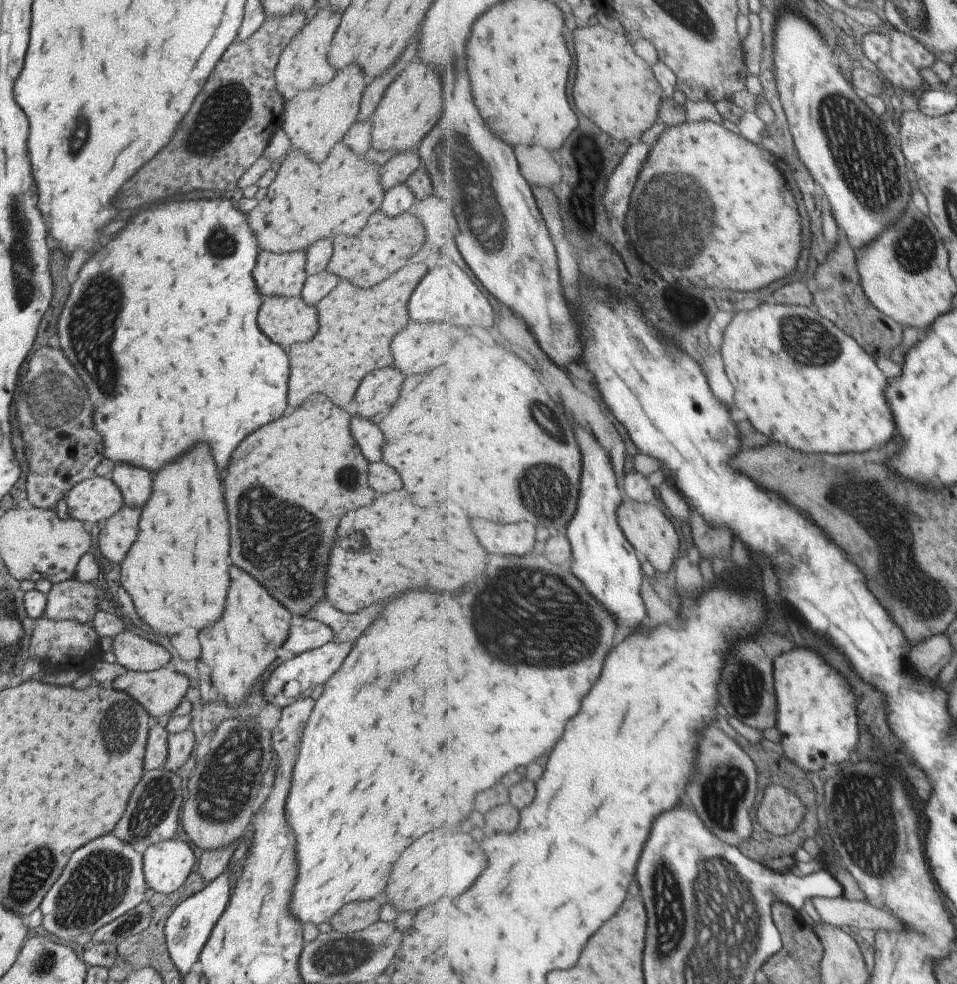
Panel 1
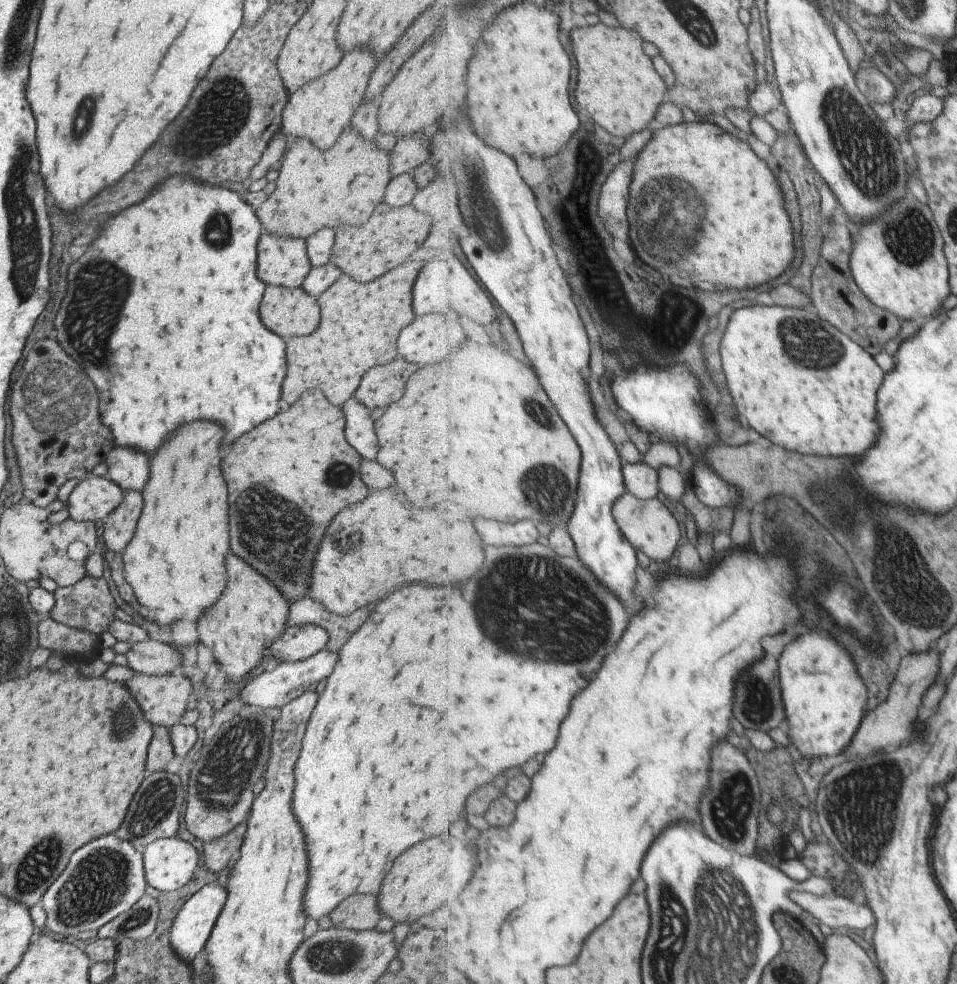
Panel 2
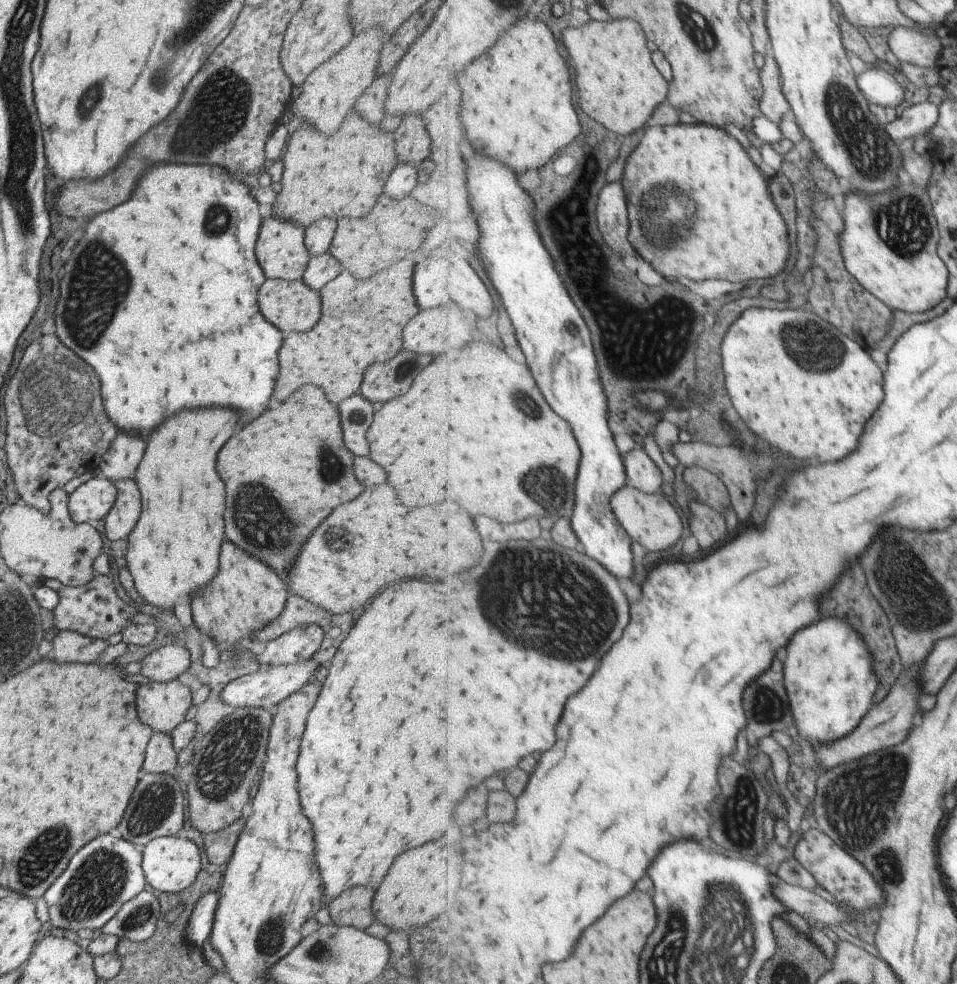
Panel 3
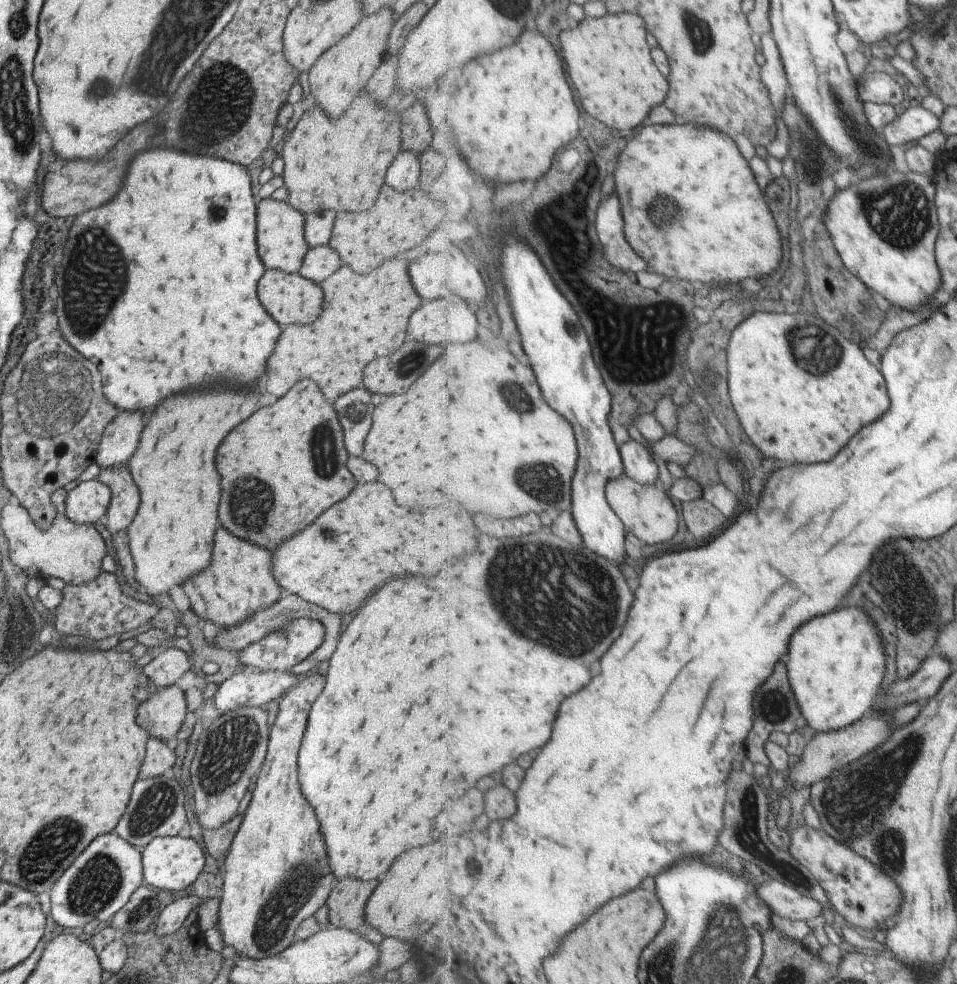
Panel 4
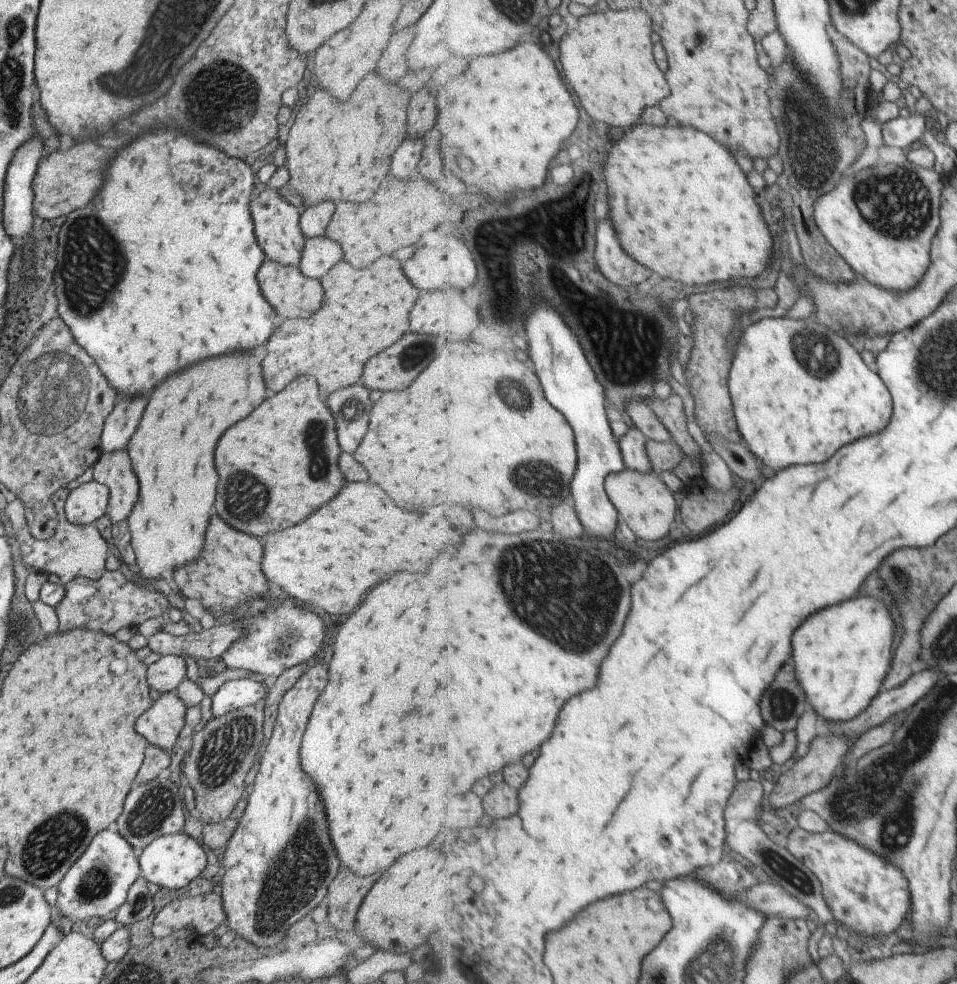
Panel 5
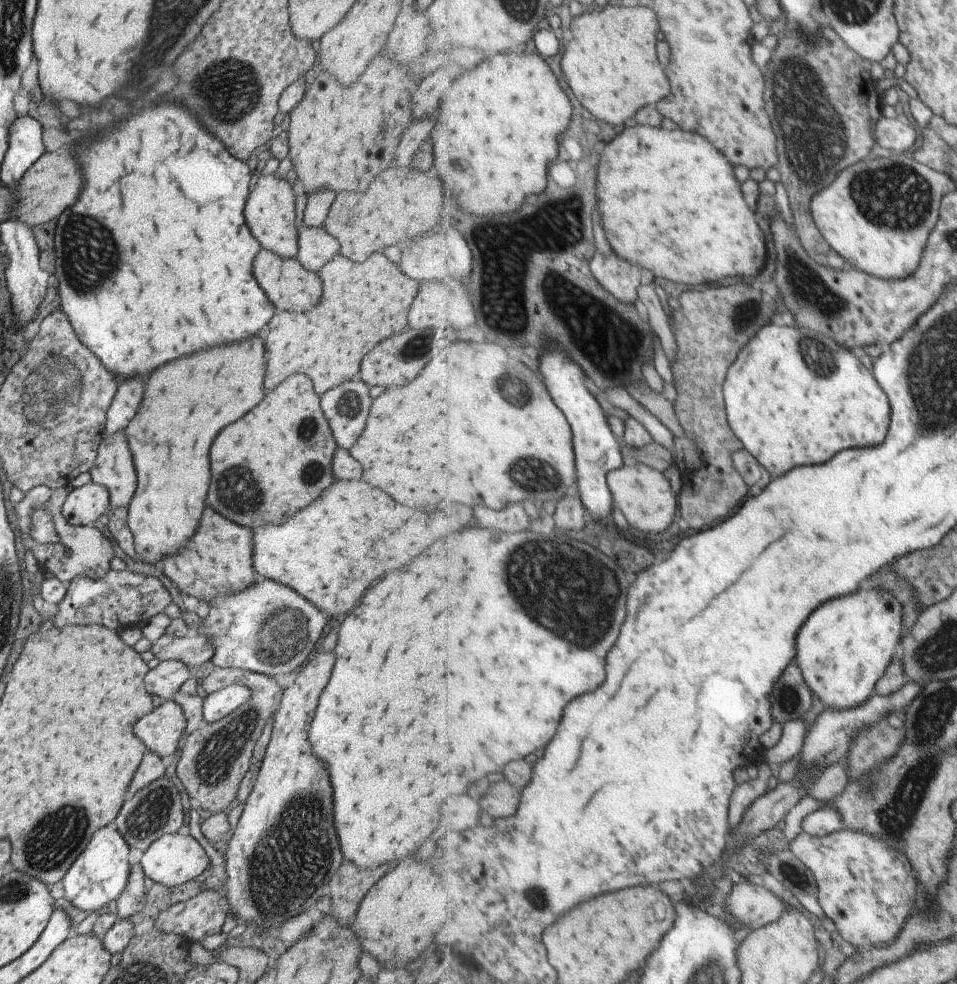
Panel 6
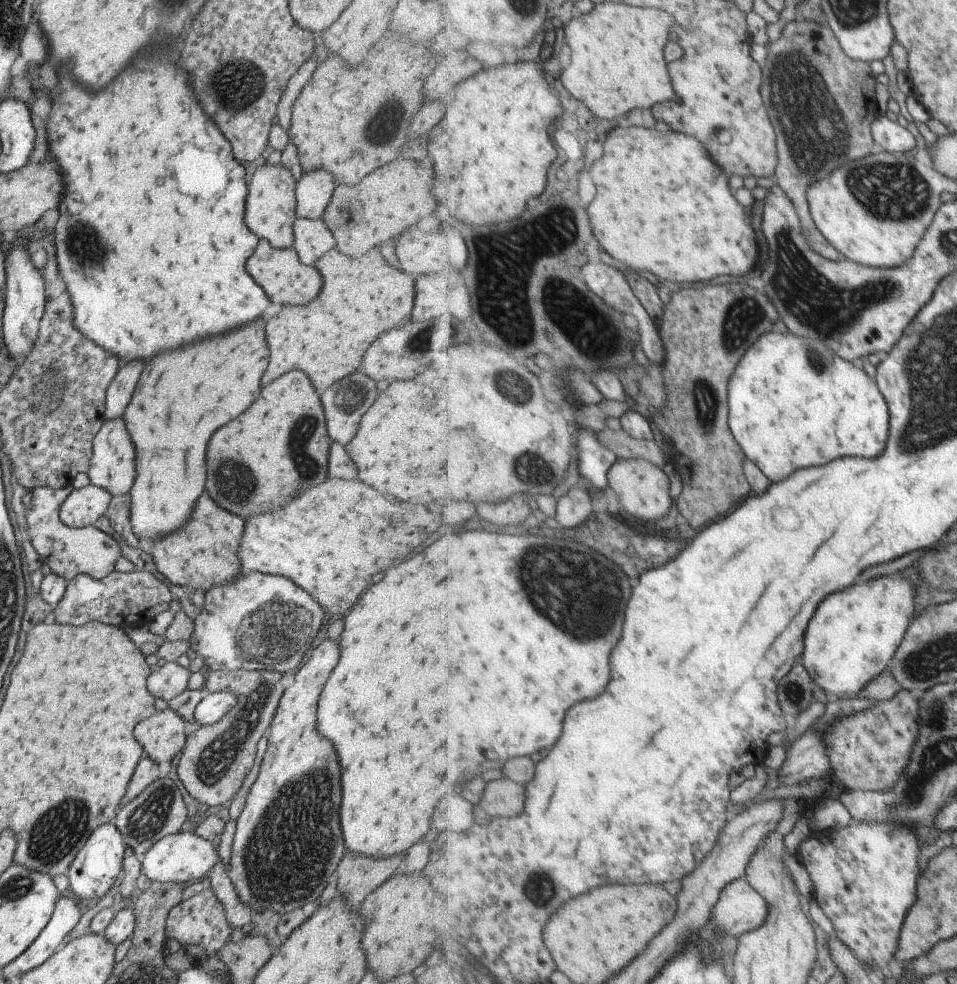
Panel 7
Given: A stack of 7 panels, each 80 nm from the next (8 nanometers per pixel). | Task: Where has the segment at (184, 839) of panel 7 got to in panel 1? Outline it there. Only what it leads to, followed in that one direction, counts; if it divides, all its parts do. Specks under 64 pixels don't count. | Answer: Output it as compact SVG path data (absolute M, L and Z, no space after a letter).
M174 837L150 844L142 853L142 875L145 884L154 892L172 893L191 872L191 848Z

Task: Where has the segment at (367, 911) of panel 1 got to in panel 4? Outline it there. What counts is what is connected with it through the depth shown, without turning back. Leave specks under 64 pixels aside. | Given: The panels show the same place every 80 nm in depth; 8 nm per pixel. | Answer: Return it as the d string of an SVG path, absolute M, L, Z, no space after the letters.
M336 879L326 901L328 920L337 929L355 930L364 924L364 908L379 880Z

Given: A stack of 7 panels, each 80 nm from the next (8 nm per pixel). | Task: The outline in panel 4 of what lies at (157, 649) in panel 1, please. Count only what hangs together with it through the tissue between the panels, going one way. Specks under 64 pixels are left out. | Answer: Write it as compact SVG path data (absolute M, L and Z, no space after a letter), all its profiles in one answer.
M169 647L158 650L153 660L144 666L142 671L157 688L165 688L173 685L181 674L185 674L189 670L189 664L185 652Z

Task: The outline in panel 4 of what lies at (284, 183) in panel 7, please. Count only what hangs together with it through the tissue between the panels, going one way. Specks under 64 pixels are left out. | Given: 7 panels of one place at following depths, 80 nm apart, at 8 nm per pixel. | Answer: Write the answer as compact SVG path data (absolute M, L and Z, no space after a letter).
M271 197L256 203L256 249L265 269L277 268L283 272L297 273L306 253L303 234L304 216L285 201Z

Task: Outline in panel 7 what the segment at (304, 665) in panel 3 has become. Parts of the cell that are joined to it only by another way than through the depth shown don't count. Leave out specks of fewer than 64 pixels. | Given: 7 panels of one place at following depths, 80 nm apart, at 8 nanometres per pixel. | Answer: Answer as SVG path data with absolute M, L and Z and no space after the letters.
M227 691L204 692L192 710L192 725L207 726L217 722L234 704L236 695Z

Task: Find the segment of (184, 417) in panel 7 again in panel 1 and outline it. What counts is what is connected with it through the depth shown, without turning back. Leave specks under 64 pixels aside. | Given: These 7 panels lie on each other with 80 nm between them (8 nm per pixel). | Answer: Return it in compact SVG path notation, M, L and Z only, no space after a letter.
M195 444L195 448L191 448L189 452L185 452L183 456L179 456L177 460L163 464L155 476L153 476L153 484L151 484L151 494L149 500L145 502L143 510L141 510L141 518L139 518L139 530L137 530L137 540L131 544L127 556L120 562L120 585L130 594L132 603L137 611L138 617L144 622L143 628L147 630L158 630L161 634L175 634L185 626L201 630L205 626L212 625L222 614L224 608L224 600L228 589L228 572L229 566L229 540L227 540L227 510L225 510L225 502L223 502L223 490L221 490L221 482L219 482L219 474L213 462L213 456L209 452L207 444Z

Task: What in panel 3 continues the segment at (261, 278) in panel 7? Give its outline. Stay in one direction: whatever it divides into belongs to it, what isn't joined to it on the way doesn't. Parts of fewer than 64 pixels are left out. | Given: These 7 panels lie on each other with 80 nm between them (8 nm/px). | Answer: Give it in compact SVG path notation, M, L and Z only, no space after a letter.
M264 280L257 292L257 304L263 314L263 318L271 324L275 324L283 332L291 330L307 330L311 328L319 318L319 292L305 286L301 280L287 282L287 280Z

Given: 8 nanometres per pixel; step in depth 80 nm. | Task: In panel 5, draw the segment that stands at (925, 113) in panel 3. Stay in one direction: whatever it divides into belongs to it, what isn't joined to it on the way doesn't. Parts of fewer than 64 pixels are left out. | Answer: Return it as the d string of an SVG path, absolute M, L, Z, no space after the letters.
M917 113L884 122L881 126L883 142L889 146L898 146L900 149L909 148L911 144L921 142L927 129L934 134L931 122L929 115Z

